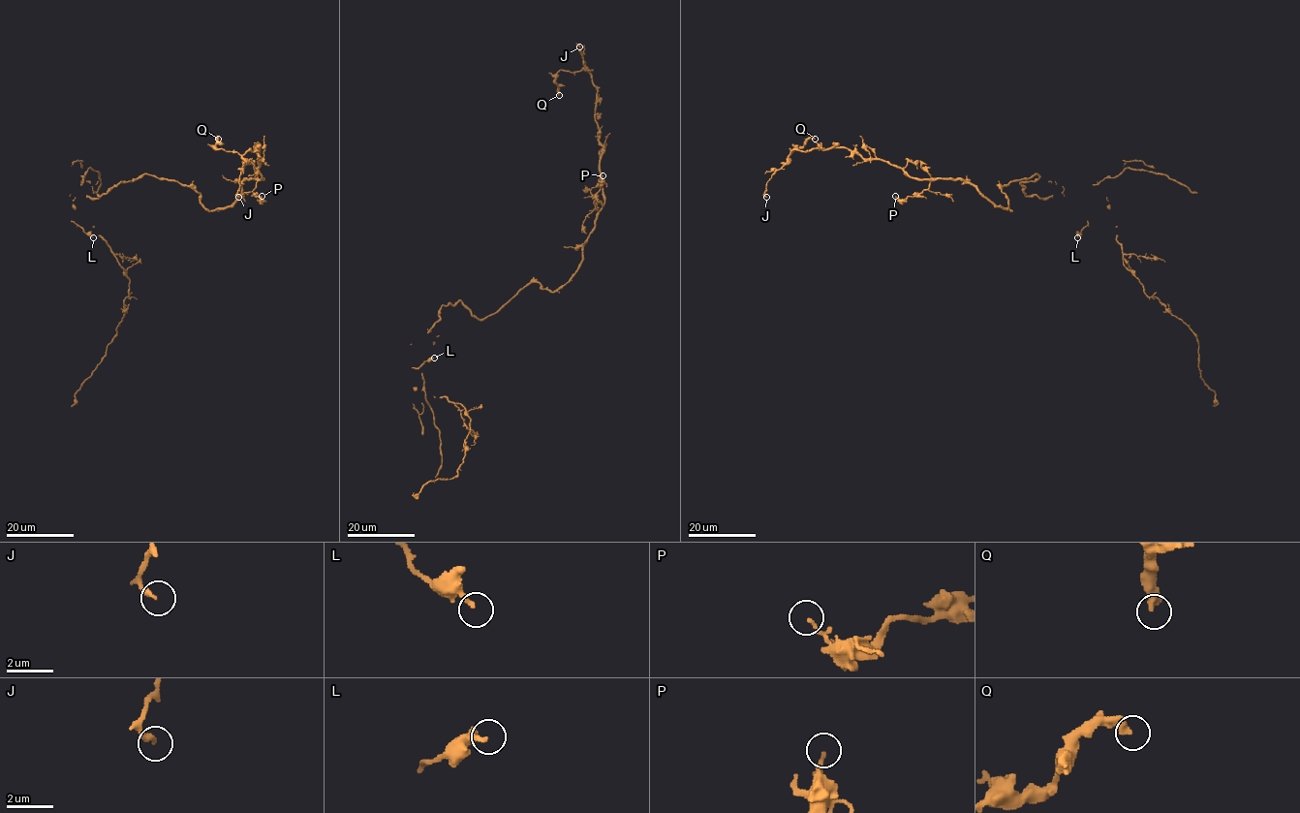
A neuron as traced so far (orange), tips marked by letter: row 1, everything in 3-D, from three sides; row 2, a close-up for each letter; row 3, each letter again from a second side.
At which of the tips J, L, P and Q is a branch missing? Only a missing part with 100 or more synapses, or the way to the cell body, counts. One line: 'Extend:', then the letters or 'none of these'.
Extend: none of these

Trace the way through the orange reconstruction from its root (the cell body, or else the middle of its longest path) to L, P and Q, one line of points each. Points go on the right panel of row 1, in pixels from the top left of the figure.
L: (1038, 176), (1035, 181), (1021, 183), (1025, 194), (1039, 198), (1064, 194), (1087, 220), (1077, 237)
P: (1038, 176), (1002, 187), (1011, 210), (959, 179), (932, 179), (921, 193), (904, 200), (895, 196)
Q: (1038, 176), (1002, 187), (1010, 210), (962, 180), (911, 178), (845, 148), (789, 155), (815, 139)

